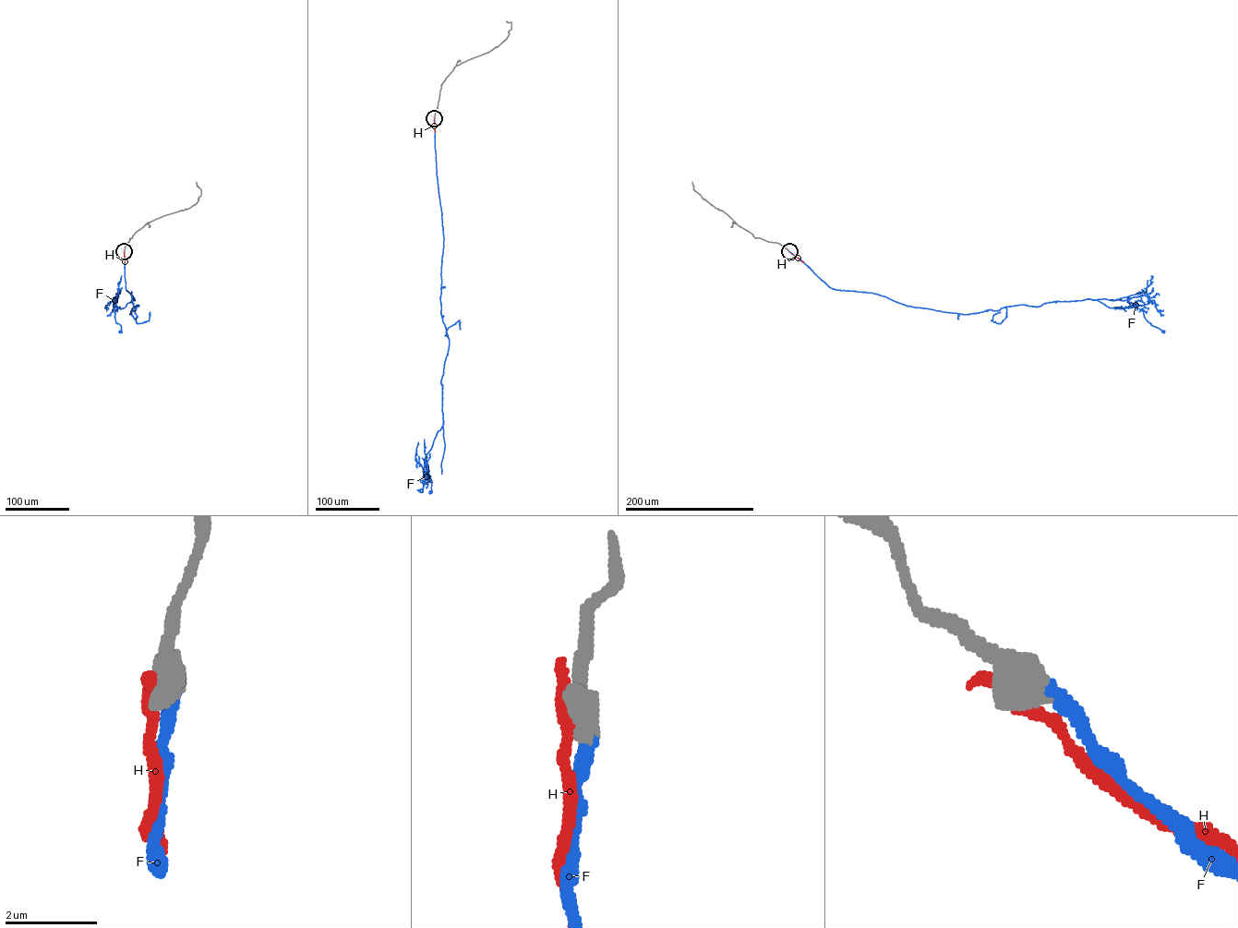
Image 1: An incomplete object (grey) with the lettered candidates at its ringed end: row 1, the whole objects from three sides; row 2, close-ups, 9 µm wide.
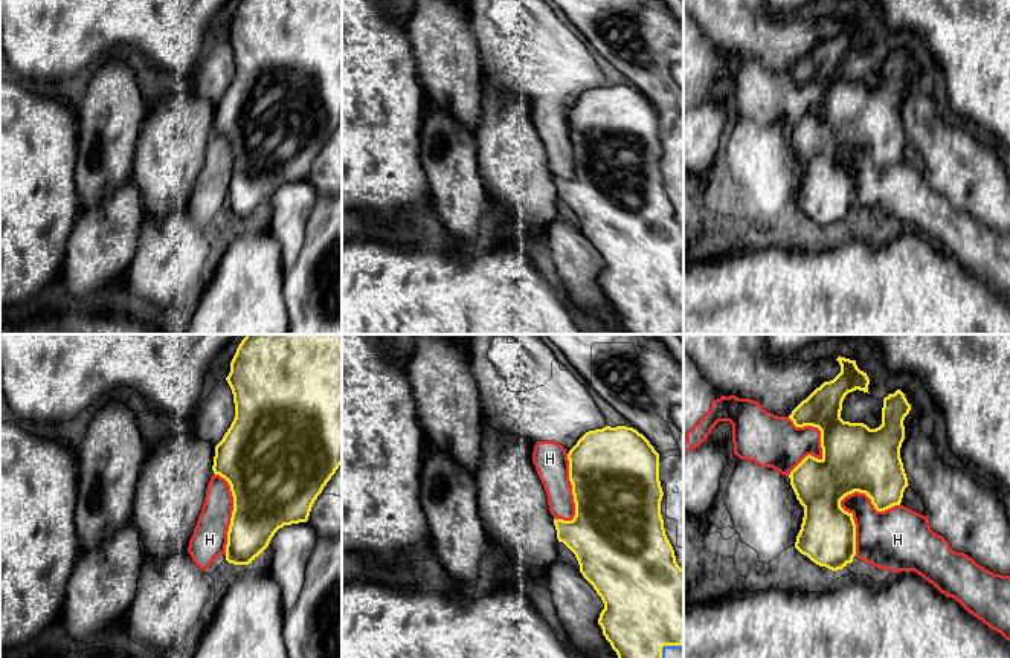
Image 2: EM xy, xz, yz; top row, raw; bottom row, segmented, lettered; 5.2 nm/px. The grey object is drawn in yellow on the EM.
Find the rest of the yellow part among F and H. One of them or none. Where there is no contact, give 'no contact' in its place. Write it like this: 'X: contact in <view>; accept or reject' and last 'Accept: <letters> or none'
F: contact in xz; accept
H: contact in yz; reject
Accept: F

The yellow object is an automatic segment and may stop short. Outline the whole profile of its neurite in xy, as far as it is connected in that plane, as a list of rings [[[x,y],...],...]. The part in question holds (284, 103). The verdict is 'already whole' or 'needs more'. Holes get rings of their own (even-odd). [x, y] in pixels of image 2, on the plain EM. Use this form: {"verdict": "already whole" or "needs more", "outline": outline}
{"verdict": "already whole", "outline": [[[241,0],[226,38],[233,52],[235,76],[223,98],[215,104],[212,128],[229,140],[233,154],[226,218],[233,223],[249,223],[269,205],[279,186],[308,179],[314,159],[342,122],[342,0]]]}

